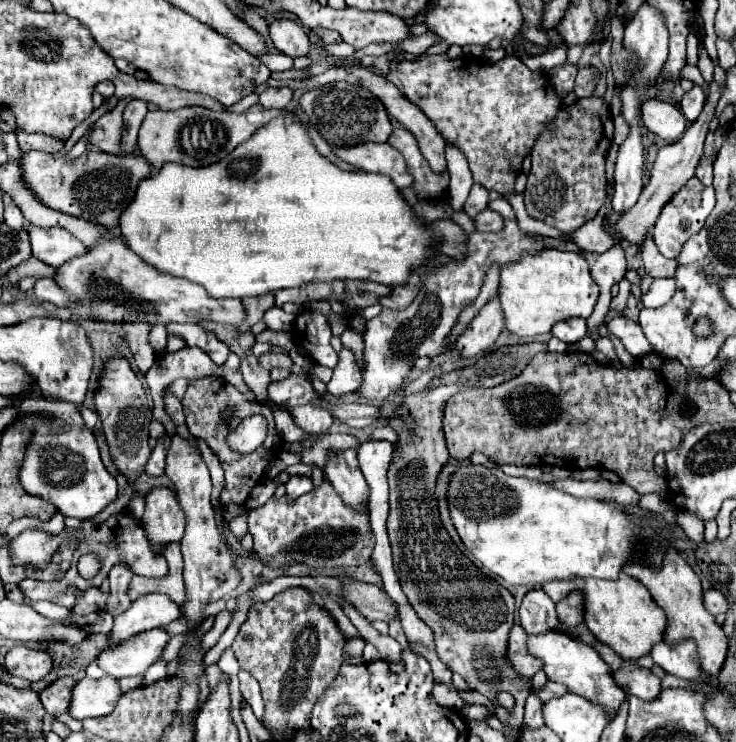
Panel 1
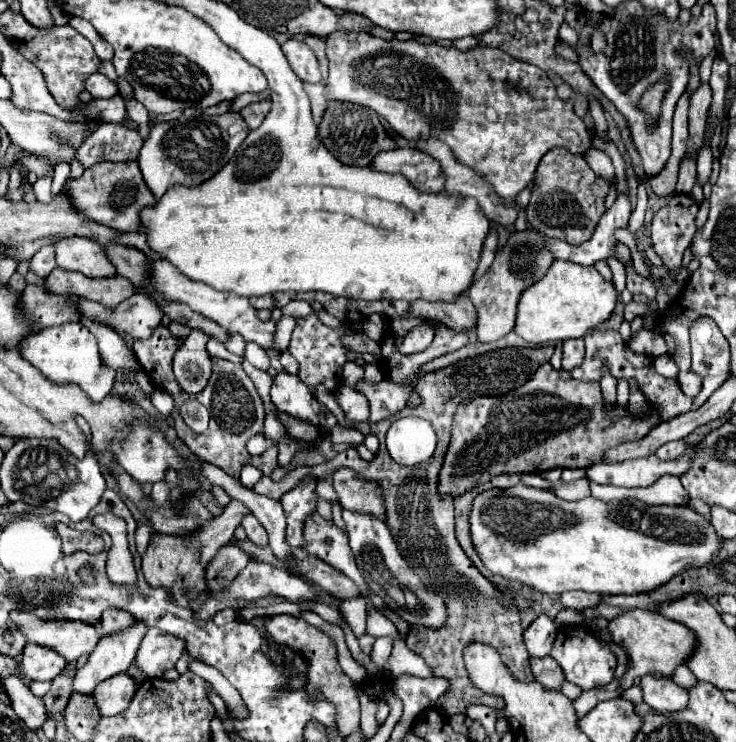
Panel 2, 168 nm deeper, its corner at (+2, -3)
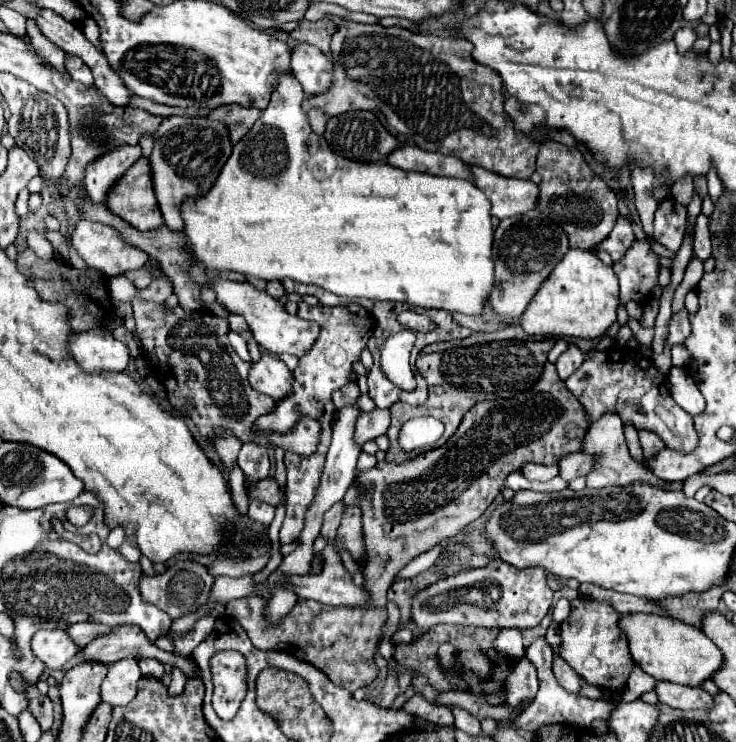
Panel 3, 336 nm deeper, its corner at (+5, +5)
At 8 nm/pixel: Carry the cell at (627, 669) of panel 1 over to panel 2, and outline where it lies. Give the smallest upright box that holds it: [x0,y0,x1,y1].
[641,675,689,713]

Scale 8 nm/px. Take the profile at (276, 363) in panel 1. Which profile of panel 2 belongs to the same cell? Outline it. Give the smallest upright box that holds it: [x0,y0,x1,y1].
[245,341,269,371]

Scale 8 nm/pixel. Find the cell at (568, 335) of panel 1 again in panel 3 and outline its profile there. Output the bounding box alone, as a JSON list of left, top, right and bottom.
[556,343,584,379]

